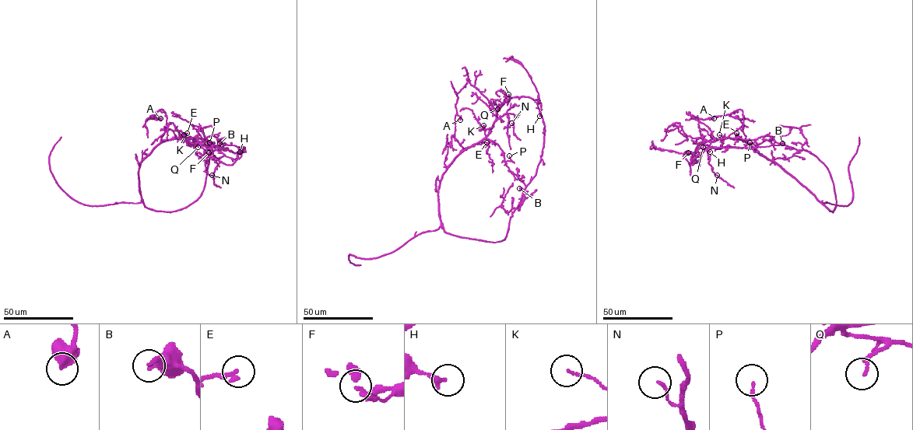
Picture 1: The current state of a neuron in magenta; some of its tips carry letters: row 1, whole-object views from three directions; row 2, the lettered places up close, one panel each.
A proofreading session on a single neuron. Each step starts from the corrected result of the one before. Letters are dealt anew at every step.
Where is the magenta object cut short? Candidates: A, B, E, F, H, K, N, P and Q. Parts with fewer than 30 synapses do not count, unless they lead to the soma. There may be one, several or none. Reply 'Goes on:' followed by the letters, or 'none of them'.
Goes on: none of them

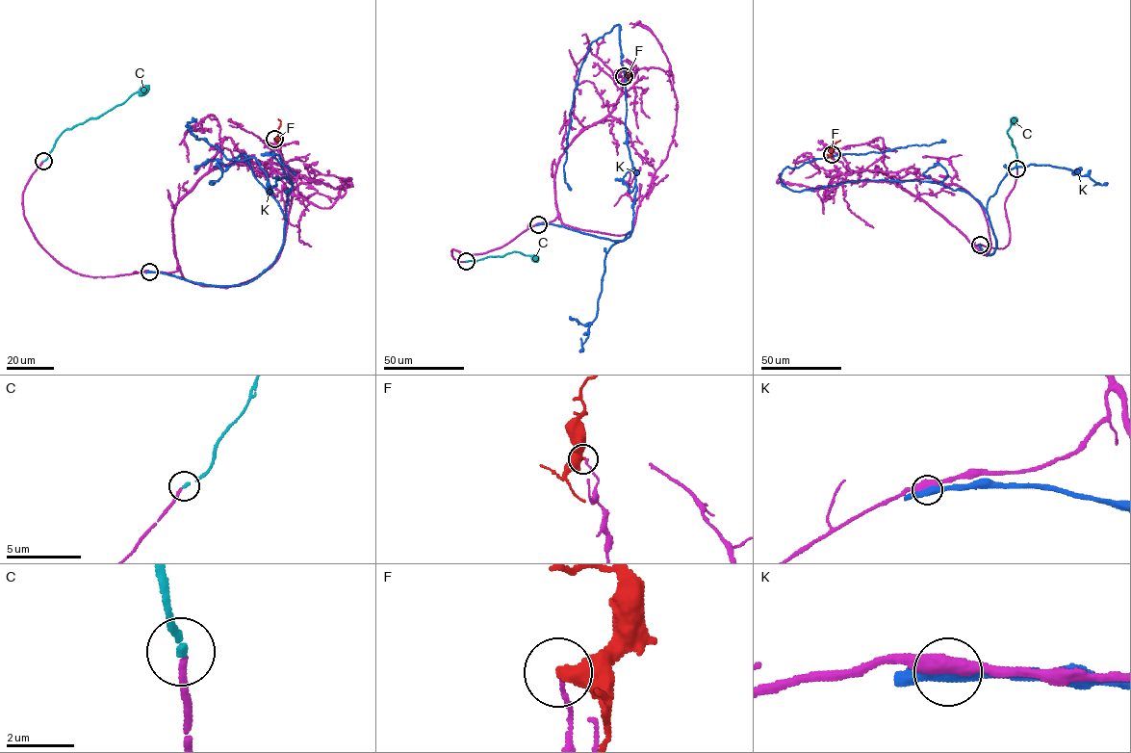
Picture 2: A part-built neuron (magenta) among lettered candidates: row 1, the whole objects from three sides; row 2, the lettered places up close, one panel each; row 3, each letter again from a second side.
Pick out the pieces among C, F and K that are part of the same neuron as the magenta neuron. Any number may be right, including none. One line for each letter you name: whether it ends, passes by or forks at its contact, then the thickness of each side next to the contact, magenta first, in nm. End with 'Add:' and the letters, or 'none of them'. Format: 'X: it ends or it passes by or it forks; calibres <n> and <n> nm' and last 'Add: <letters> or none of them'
C: it ends; calibres 190 and 180 nm
Add: C

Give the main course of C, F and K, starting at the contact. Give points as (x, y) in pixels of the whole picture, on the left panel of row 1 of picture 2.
C: (42, 161), (63, 132), (97, 118), (149, 86)
F: (274, 139), (278, 136), (278, 118)
K: (149, 272), (248, 283), (283, 243), (291, 181), (268, 194), (255, 158), (227, 159), (186, 126), (196, 119)

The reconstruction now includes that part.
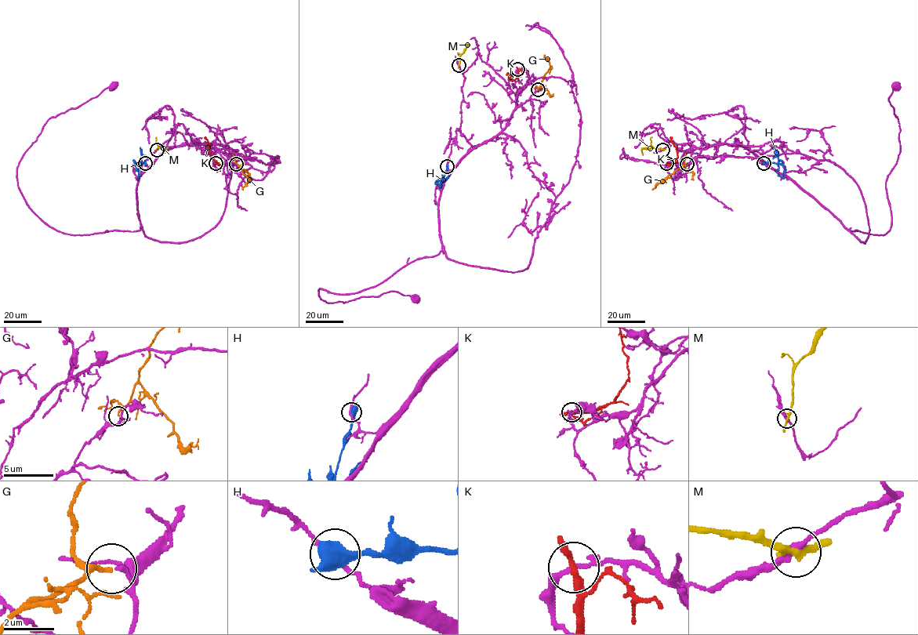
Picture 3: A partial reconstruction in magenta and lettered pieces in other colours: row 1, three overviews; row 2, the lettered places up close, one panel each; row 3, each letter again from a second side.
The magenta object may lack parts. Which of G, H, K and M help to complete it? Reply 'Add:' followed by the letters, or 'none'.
Add: G

